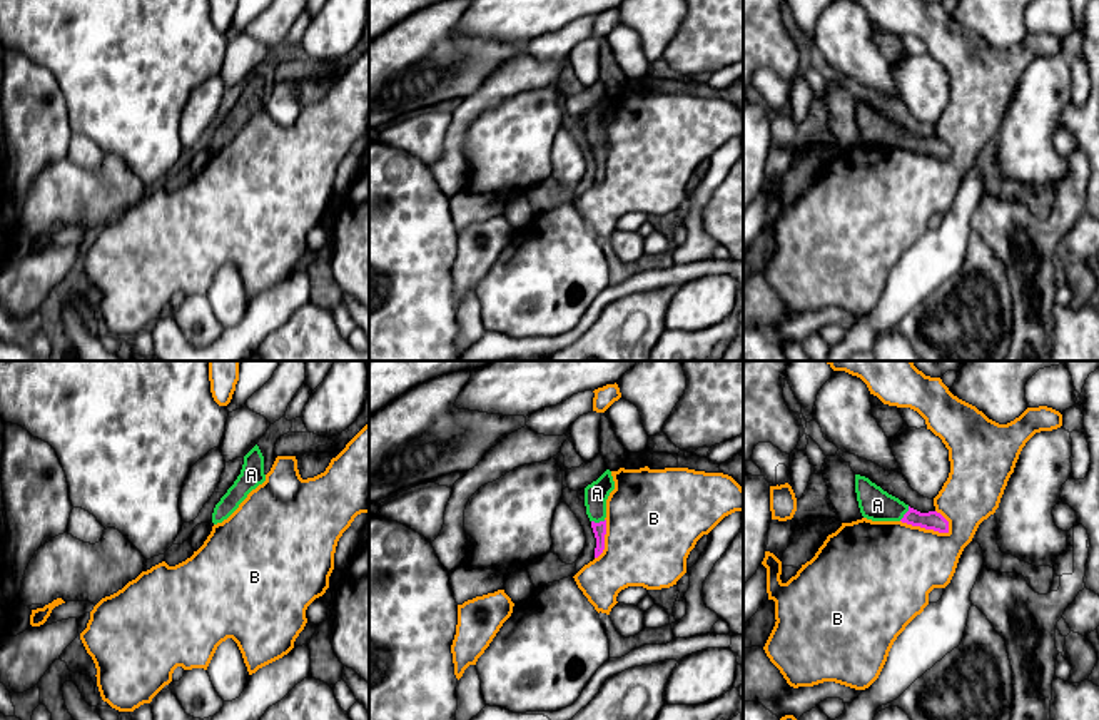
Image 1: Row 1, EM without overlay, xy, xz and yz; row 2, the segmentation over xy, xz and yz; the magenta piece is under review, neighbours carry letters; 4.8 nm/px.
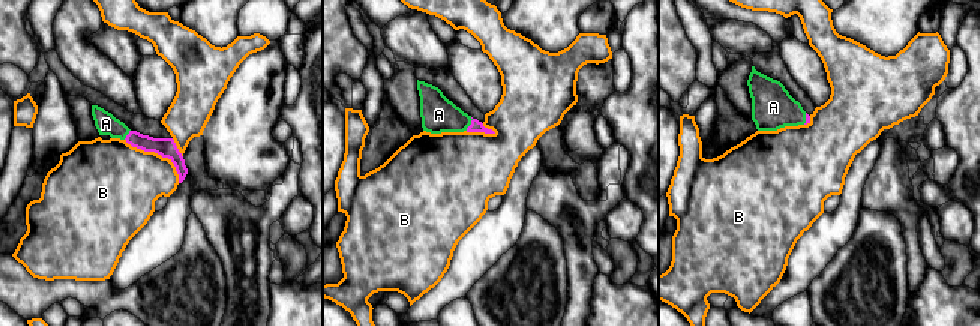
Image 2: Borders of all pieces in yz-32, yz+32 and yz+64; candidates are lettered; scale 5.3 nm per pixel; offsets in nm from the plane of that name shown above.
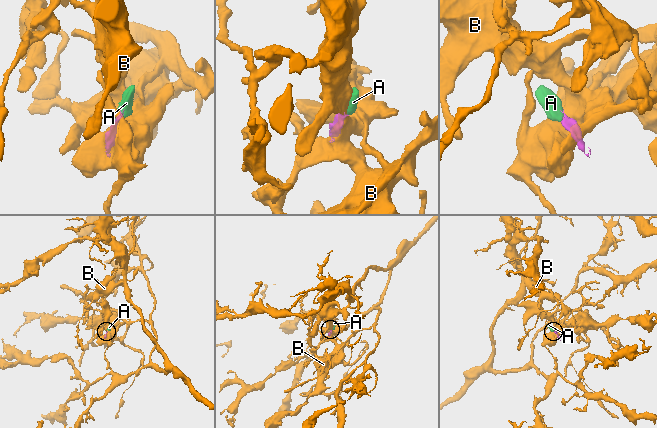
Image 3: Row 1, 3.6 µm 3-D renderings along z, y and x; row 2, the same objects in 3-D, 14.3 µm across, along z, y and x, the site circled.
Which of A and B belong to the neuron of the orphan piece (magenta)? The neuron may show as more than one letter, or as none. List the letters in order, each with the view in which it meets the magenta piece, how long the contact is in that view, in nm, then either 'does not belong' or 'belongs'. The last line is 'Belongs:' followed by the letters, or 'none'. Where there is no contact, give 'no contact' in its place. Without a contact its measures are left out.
A: meets magenta in yz; contact 90 nm long; belongs
B: meets magenta in yz; contact 240 nm long; does not belong
Belongs: A

